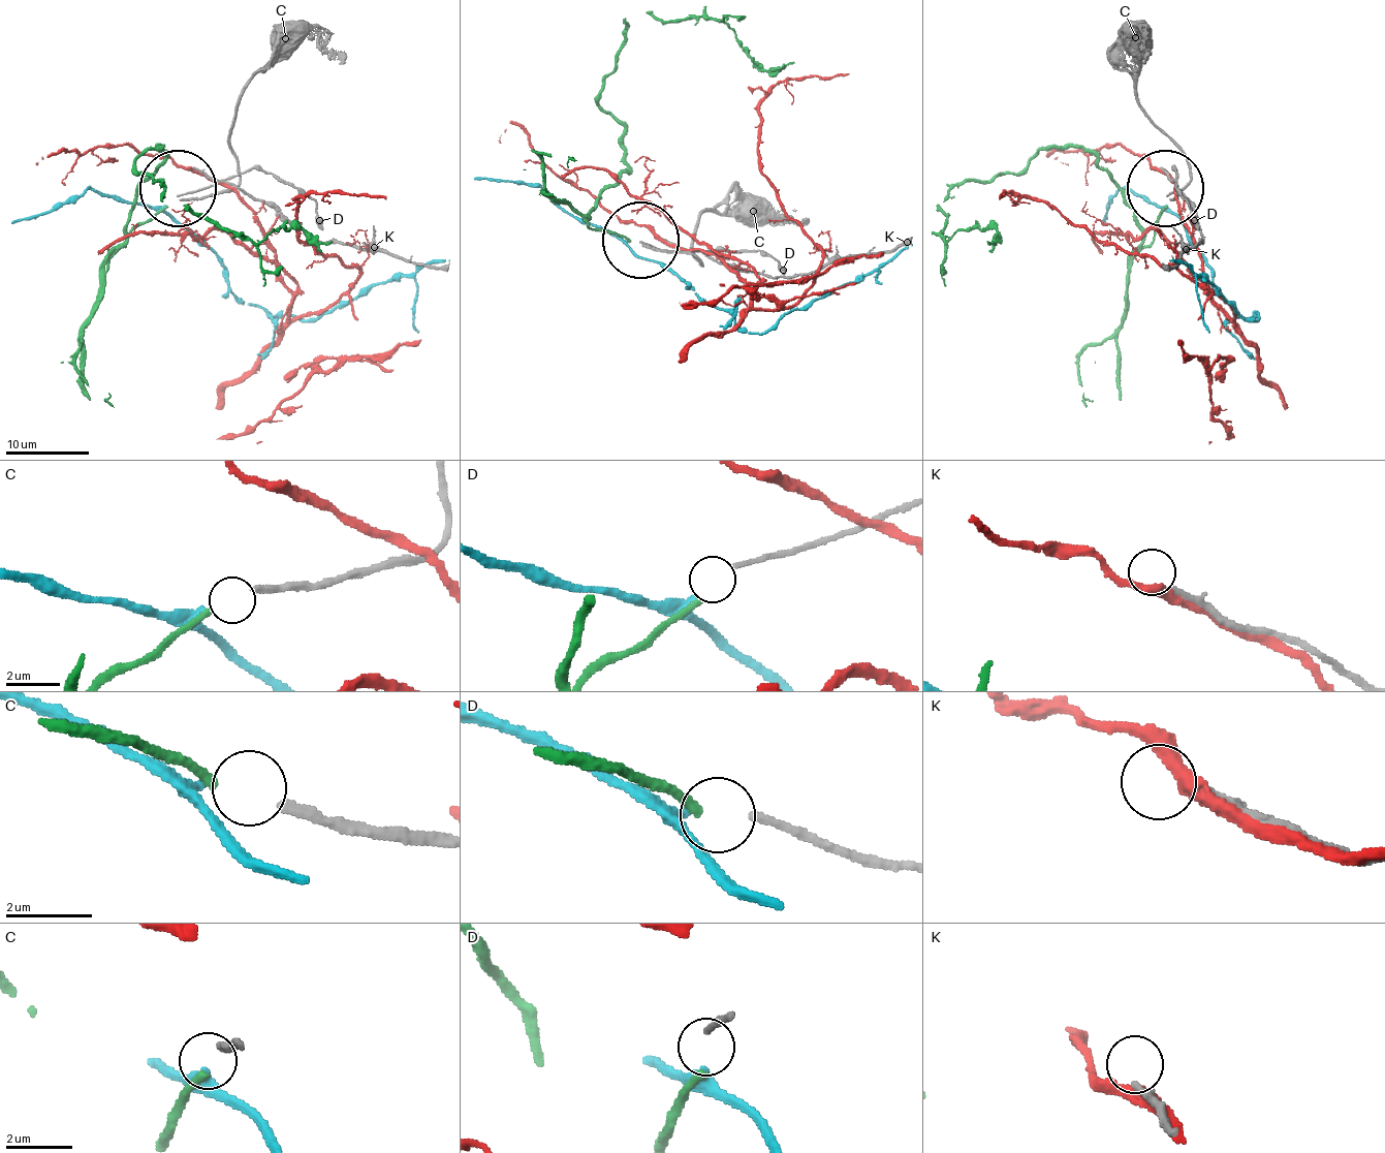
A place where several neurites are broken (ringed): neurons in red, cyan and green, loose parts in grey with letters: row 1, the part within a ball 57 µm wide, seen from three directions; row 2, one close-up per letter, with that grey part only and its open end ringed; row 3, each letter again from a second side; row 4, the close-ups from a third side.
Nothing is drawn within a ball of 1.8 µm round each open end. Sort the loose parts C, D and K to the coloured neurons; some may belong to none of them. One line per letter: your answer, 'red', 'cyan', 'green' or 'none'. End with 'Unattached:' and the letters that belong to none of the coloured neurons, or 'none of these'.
C: green
D: cyan
K: none
Unattached: K

